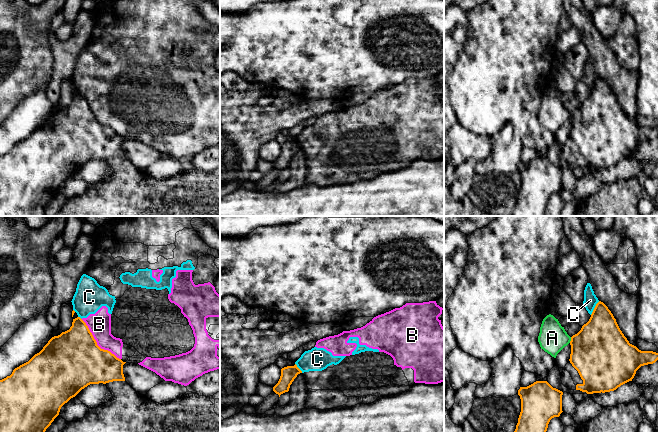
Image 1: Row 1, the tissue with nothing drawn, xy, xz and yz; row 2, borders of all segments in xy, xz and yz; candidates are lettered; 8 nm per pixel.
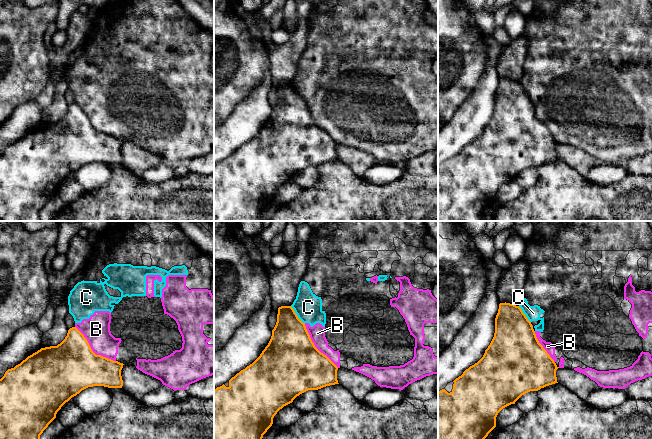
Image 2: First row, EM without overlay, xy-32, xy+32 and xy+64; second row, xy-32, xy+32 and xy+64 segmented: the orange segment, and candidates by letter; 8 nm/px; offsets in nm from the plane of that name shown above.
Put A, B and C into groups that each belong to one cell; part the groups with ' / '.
A / B C

